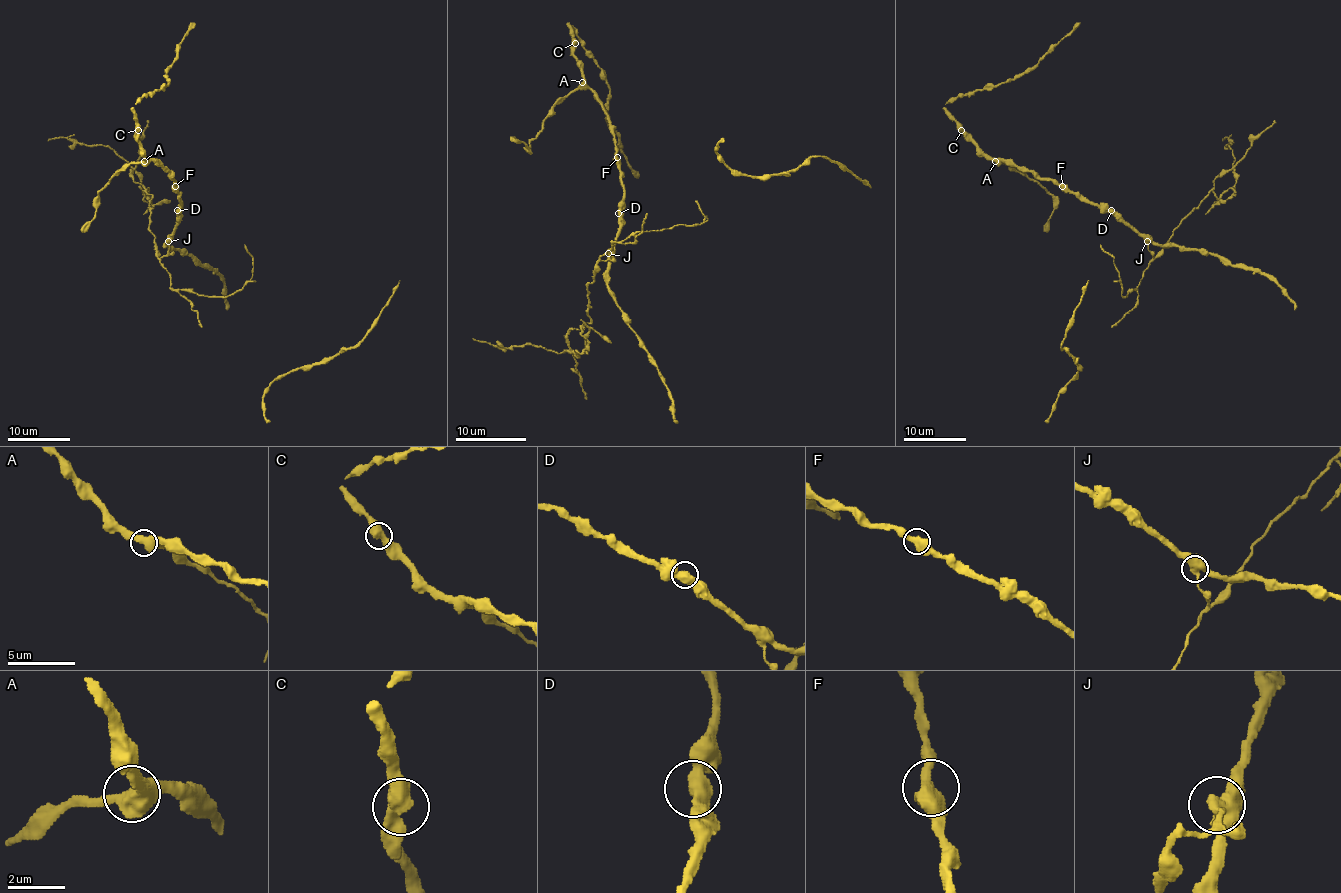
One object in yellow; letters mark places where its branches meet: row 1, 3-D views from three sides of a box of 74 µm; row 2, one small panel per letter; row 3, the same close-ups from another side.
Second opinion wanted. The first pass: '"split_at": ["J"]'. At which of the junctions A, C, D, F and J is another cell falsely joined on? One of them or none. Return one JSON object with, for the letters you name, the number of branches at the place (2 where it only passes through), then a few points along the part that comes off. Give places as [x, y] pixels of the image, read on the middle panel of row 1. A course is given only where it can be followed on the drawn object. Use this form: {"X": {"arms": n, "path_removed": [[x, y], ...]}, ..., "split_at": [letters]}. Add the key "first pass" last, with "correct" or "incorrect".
{"J": {"arms": 3, "path_removed": [[608, 254], [587, 285], [590, 320], [569, 331], [568, 350], [494, 347], [473, 338]]}, "split_at": ["J"], "first pass": "correct"}

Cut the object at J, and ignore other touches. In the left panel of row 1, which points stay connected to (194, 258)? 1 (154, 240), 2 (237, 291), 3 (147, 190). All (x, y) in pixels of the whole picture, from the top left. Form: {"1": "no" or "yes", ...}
{"1": "no", "2": "no", "3": "no"}

